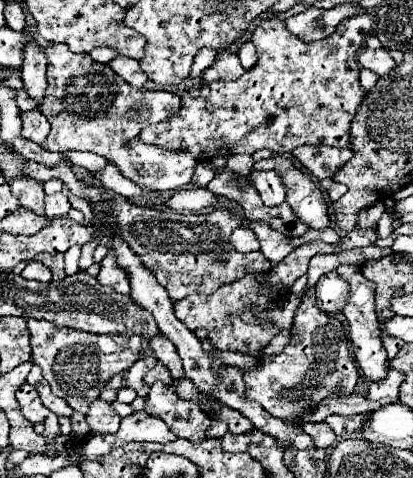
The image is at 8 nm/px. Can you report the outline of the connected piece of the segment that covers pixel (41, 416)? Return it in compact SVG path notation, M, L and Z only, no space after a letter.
M24 383L24 385L16 391L16 399L18 399L18 405L20 405L24 417L26 417L28 421L32 421L32 423L44 421L44 419L48 417L48 413L50 413L50 411L42 405L38 391L36 391L32 385L28 385L28 383Z

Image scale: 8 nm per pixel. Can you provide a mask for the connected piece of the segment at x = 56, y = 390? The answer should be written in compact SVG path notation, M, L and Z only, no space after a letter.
M28 319L26 325L30 331L32 363L42 367L44 379L50 383L52 393L62 397L74 411L80 413L88 411L88 405L100 395L108 379L128 371L140 359L140 335L96 335L66 327L54 327L36 319Z

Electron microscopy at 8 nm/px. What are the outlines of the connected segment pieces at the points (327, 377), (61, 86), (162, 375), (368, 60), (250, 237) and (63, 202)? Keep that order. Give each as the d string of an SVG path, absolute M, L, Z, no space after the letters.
M308 289L302 297L290 329L290 343L280 355L260 361L264 361L262 369L244 373L246 399L260 403L270 415L280 419L292 419L296 413L304 413L304 409L320 403L338 389L352 393L358 381L358 369L346 337L346 321L342 315L320 311L316 307L314 289Z
M48 45L40 47L48 57L48 79L58 79L50 83L44 95L40 111L48 117L52 129L44 149L48 151L92 151L114 163L120 173L142 189L156 191L176 191L188 185L198 161L186 151L168 151L156 145L144 145L136 137L142 127L152 123L168 121L180 111L180 97L168 91L148 91L136 89L126 83L120 75L112 71L110 65L94 61L86 53L72 53L68 45Z
M158 361L158 365L154 365L154 367L146 373L146 377L144 377L144 383L146 383L146 385L154 385L156 381L162 381L164 385L170 385L170 383L172 383L172 377L170 377L168 367L166 367L166 365L160 365L160 361Z
M362 49L362 53L360 53L360 57L358 57L358 61L360 61L360 65L364 67L364 69L370 69L370 71L374 71L378 77L384 77L384 75L388 75L394 67L396 67L396 61L388 55L388 51L386 49Z
M240 225L240 227L236 227L236 229L232 231L230 243L232 243L238 251L242 251L242 253L258 251L258 249L260 249L256 233L254 233L250 227L246 227L246 225Z
M55 193L51 196L46 195L45 199L45 215L48 219L58 219L58 217L66 217L68 211L72 209L68 197L64 193Z

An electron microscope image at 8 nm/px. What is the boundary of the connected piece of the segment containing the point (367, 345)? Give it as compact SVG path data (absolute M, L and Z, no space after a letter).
M340 265L336 269L336 273L346 279L350 283L350 297L342 309L342 313L348 319L350 325L350 343L352 343L352 351L354 351L354 359L358 361L358 367L362 369L364 377L370 381L378 381L384 379L384 373L388 373L388 363L386 363L386 353L380 341L380 333L378 333L378 317L374 311L374 285L372 281L368 281L358 265Z

